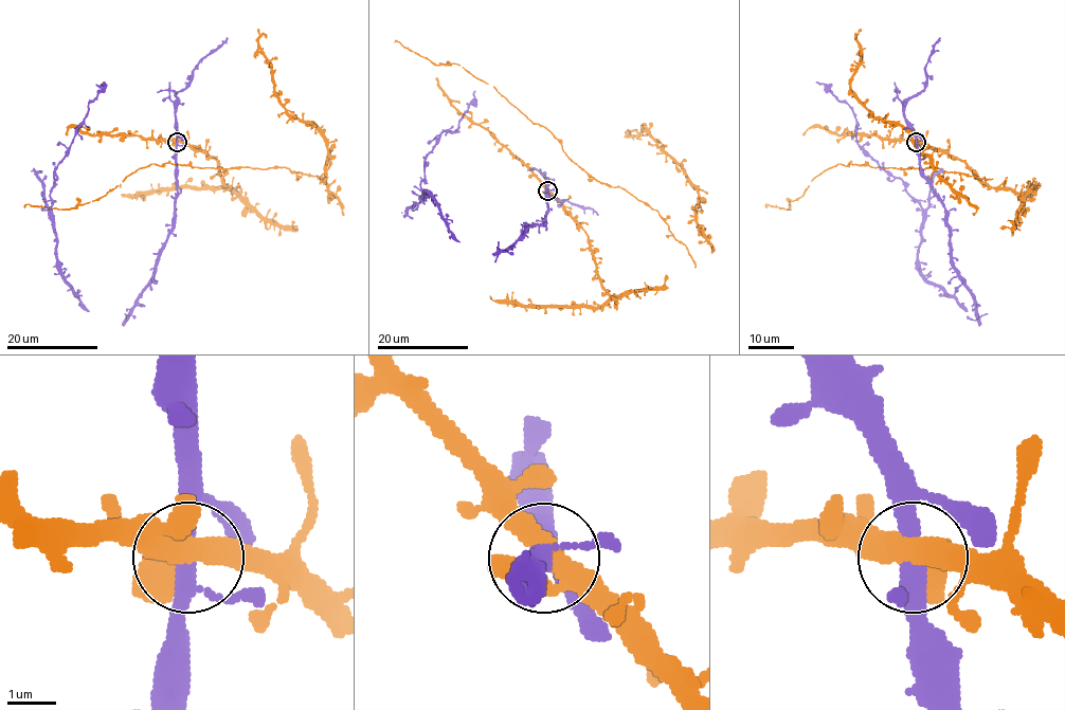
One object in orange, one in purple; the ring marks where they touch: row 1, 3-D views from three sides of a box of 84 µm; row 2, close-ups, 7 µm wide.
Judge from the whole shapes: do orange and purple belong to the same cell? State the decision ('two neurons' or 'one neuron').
two neurons

